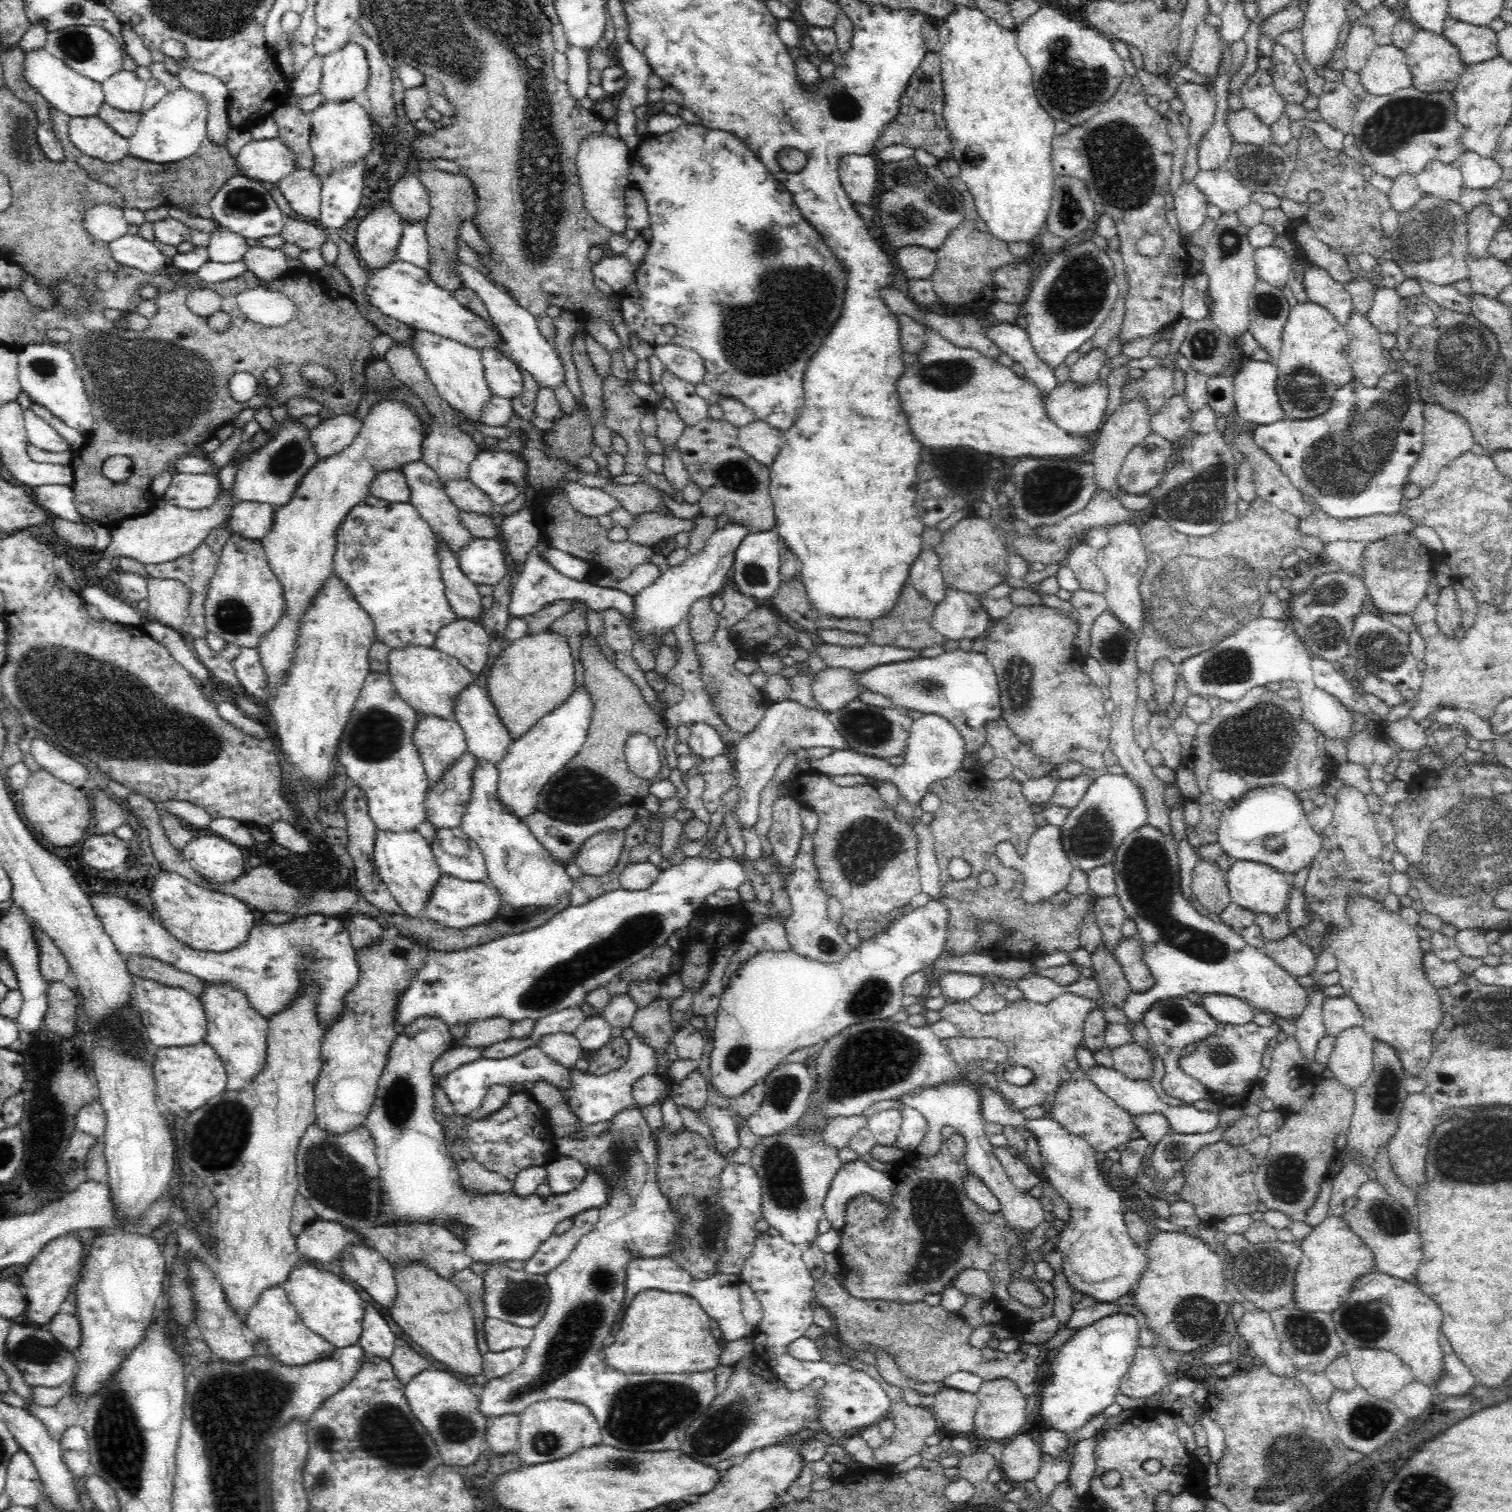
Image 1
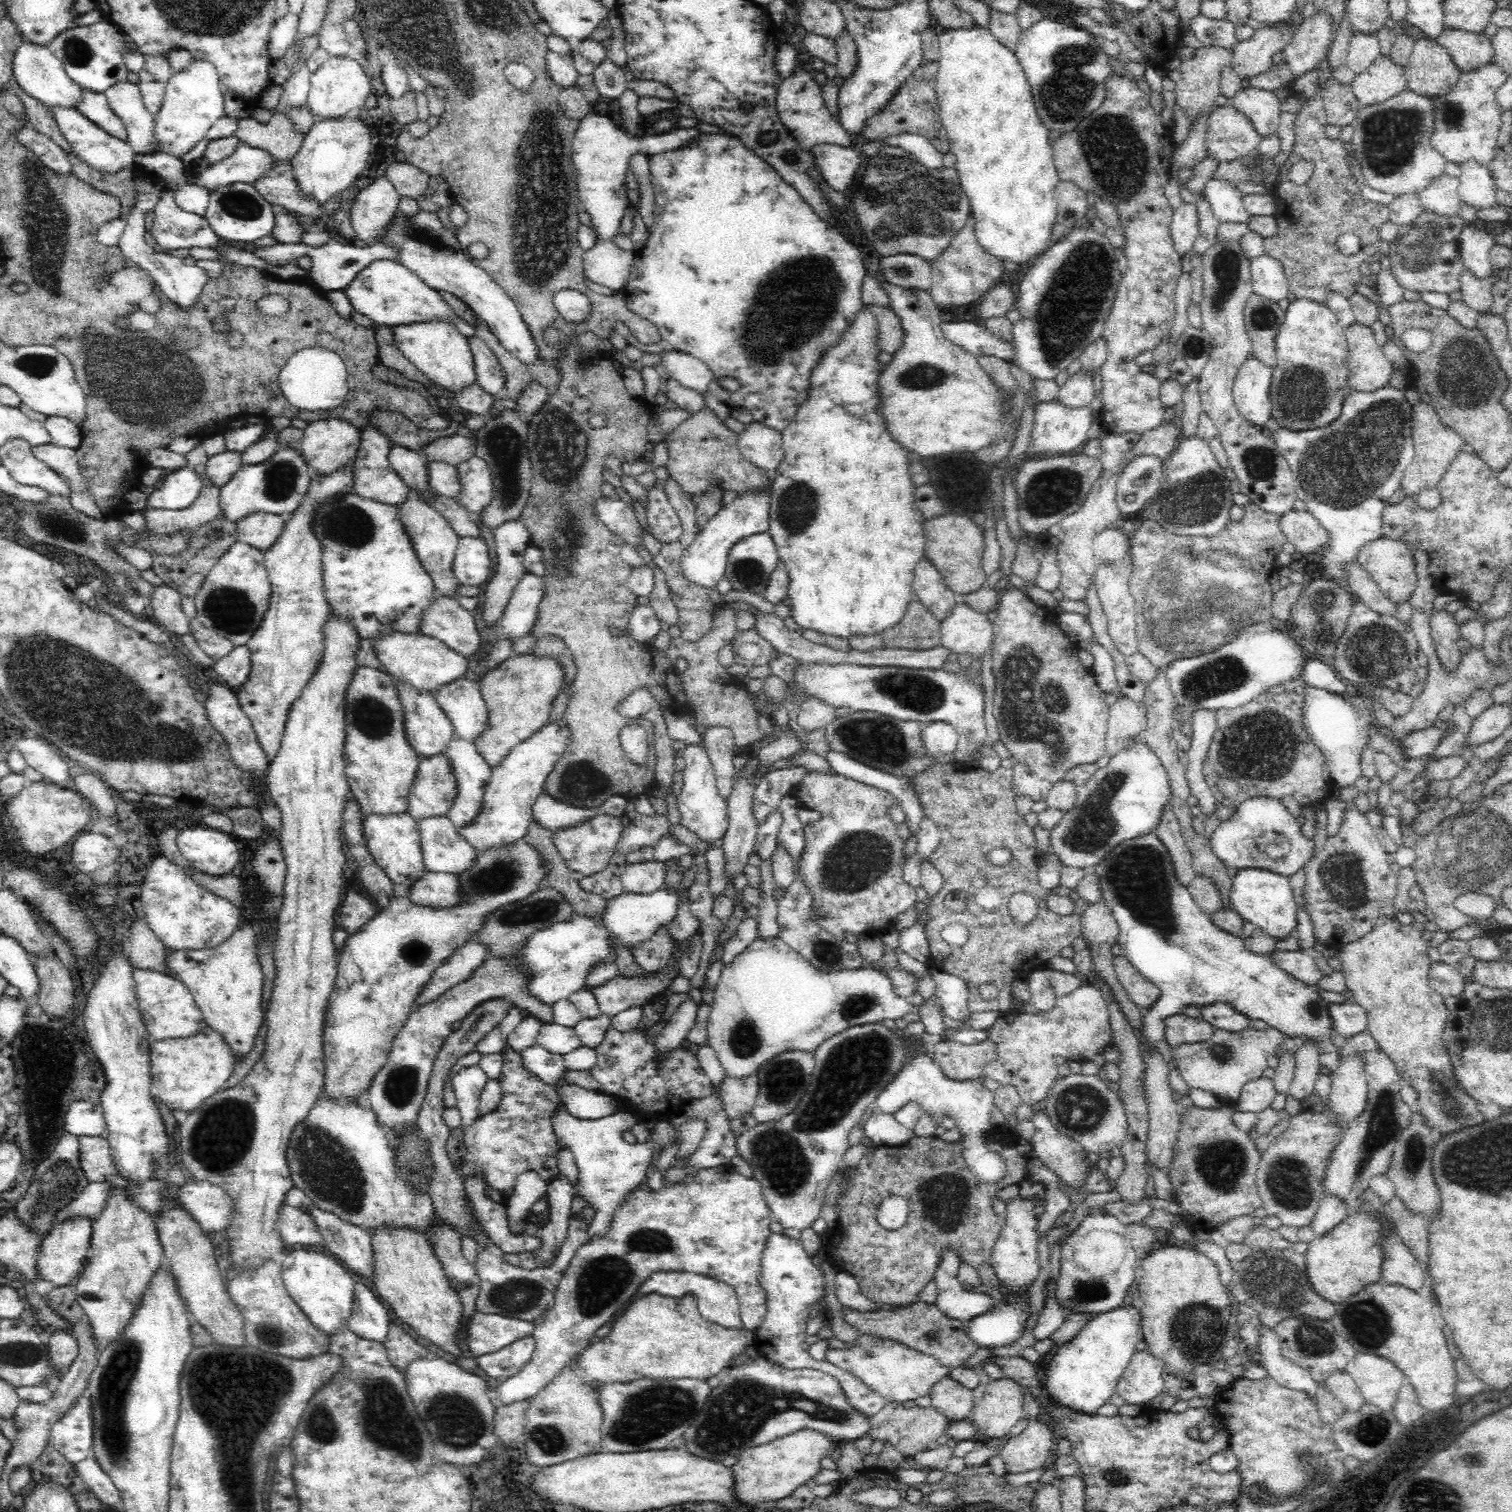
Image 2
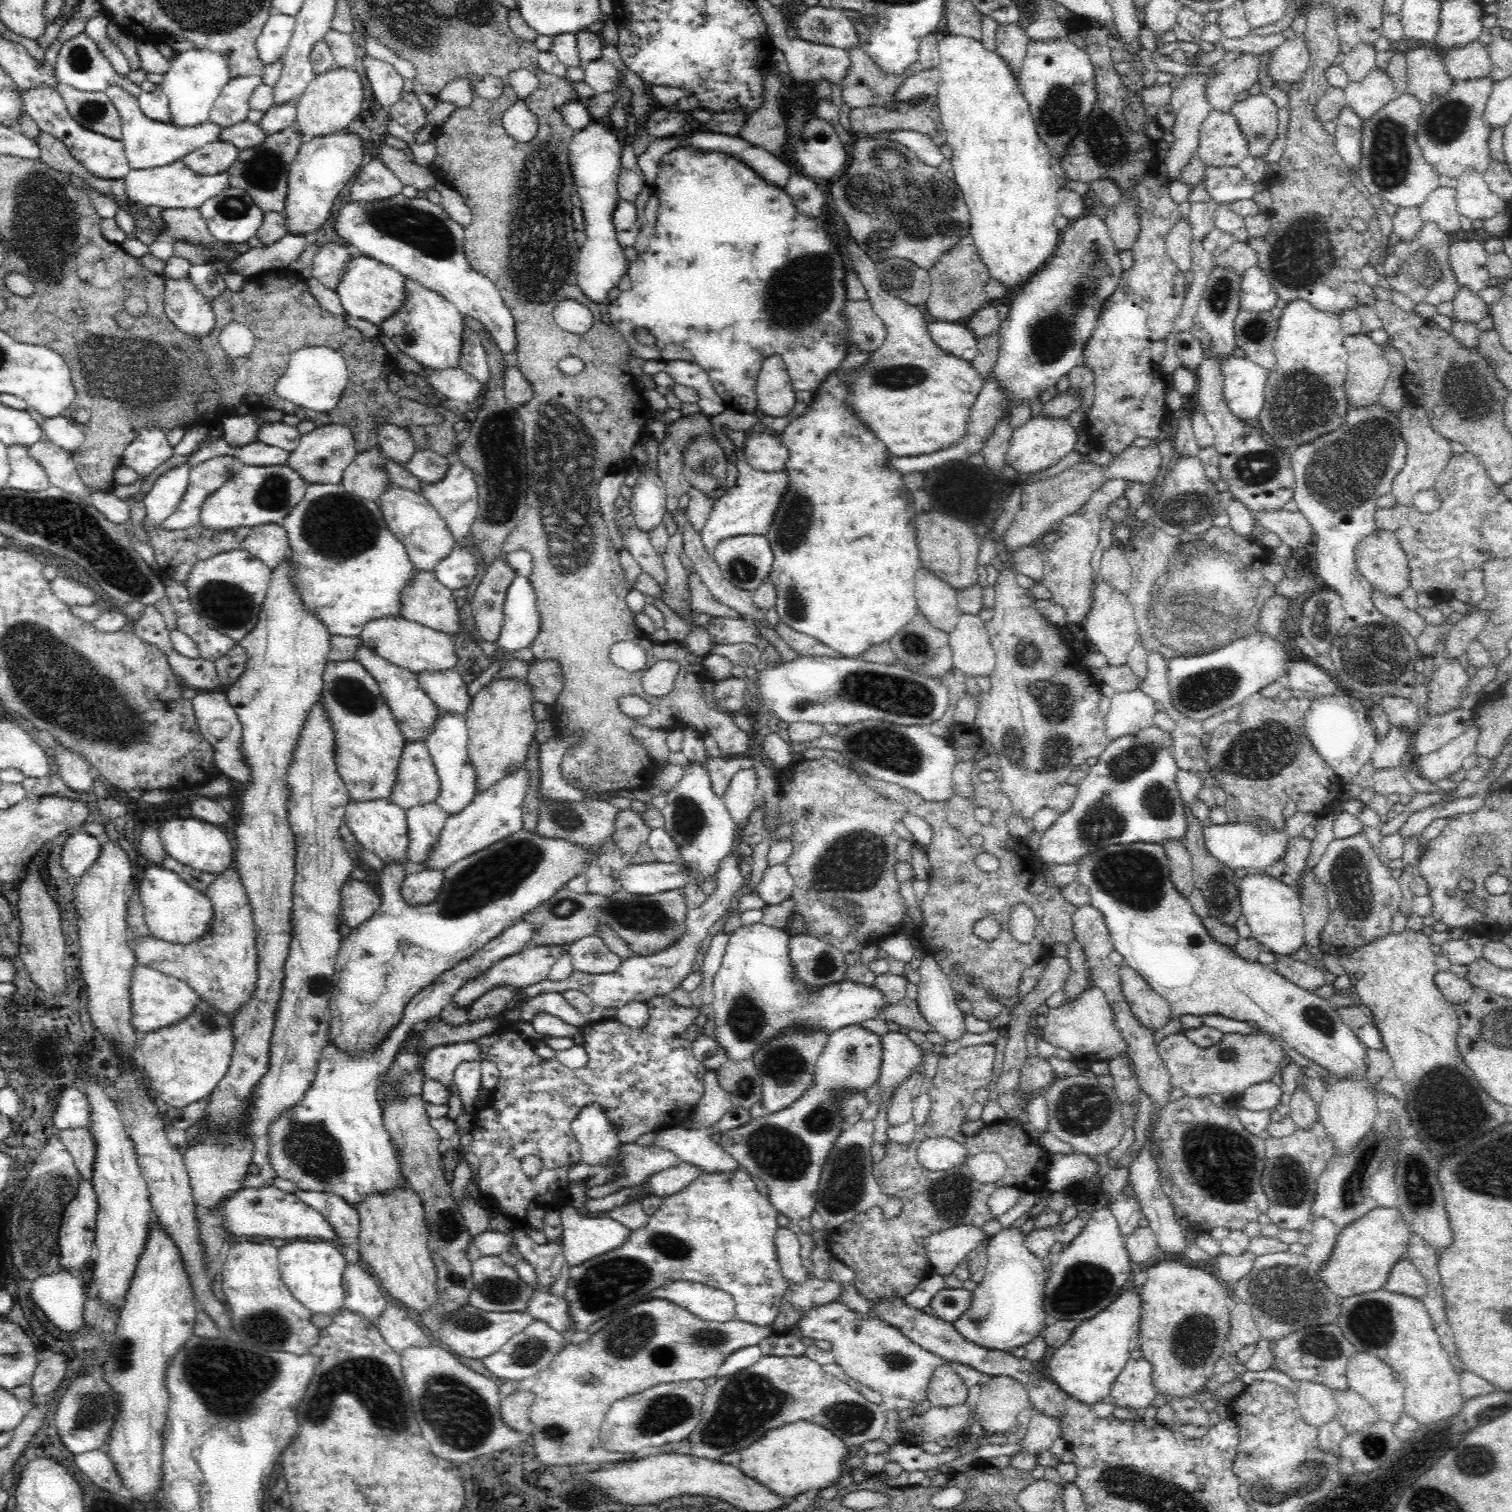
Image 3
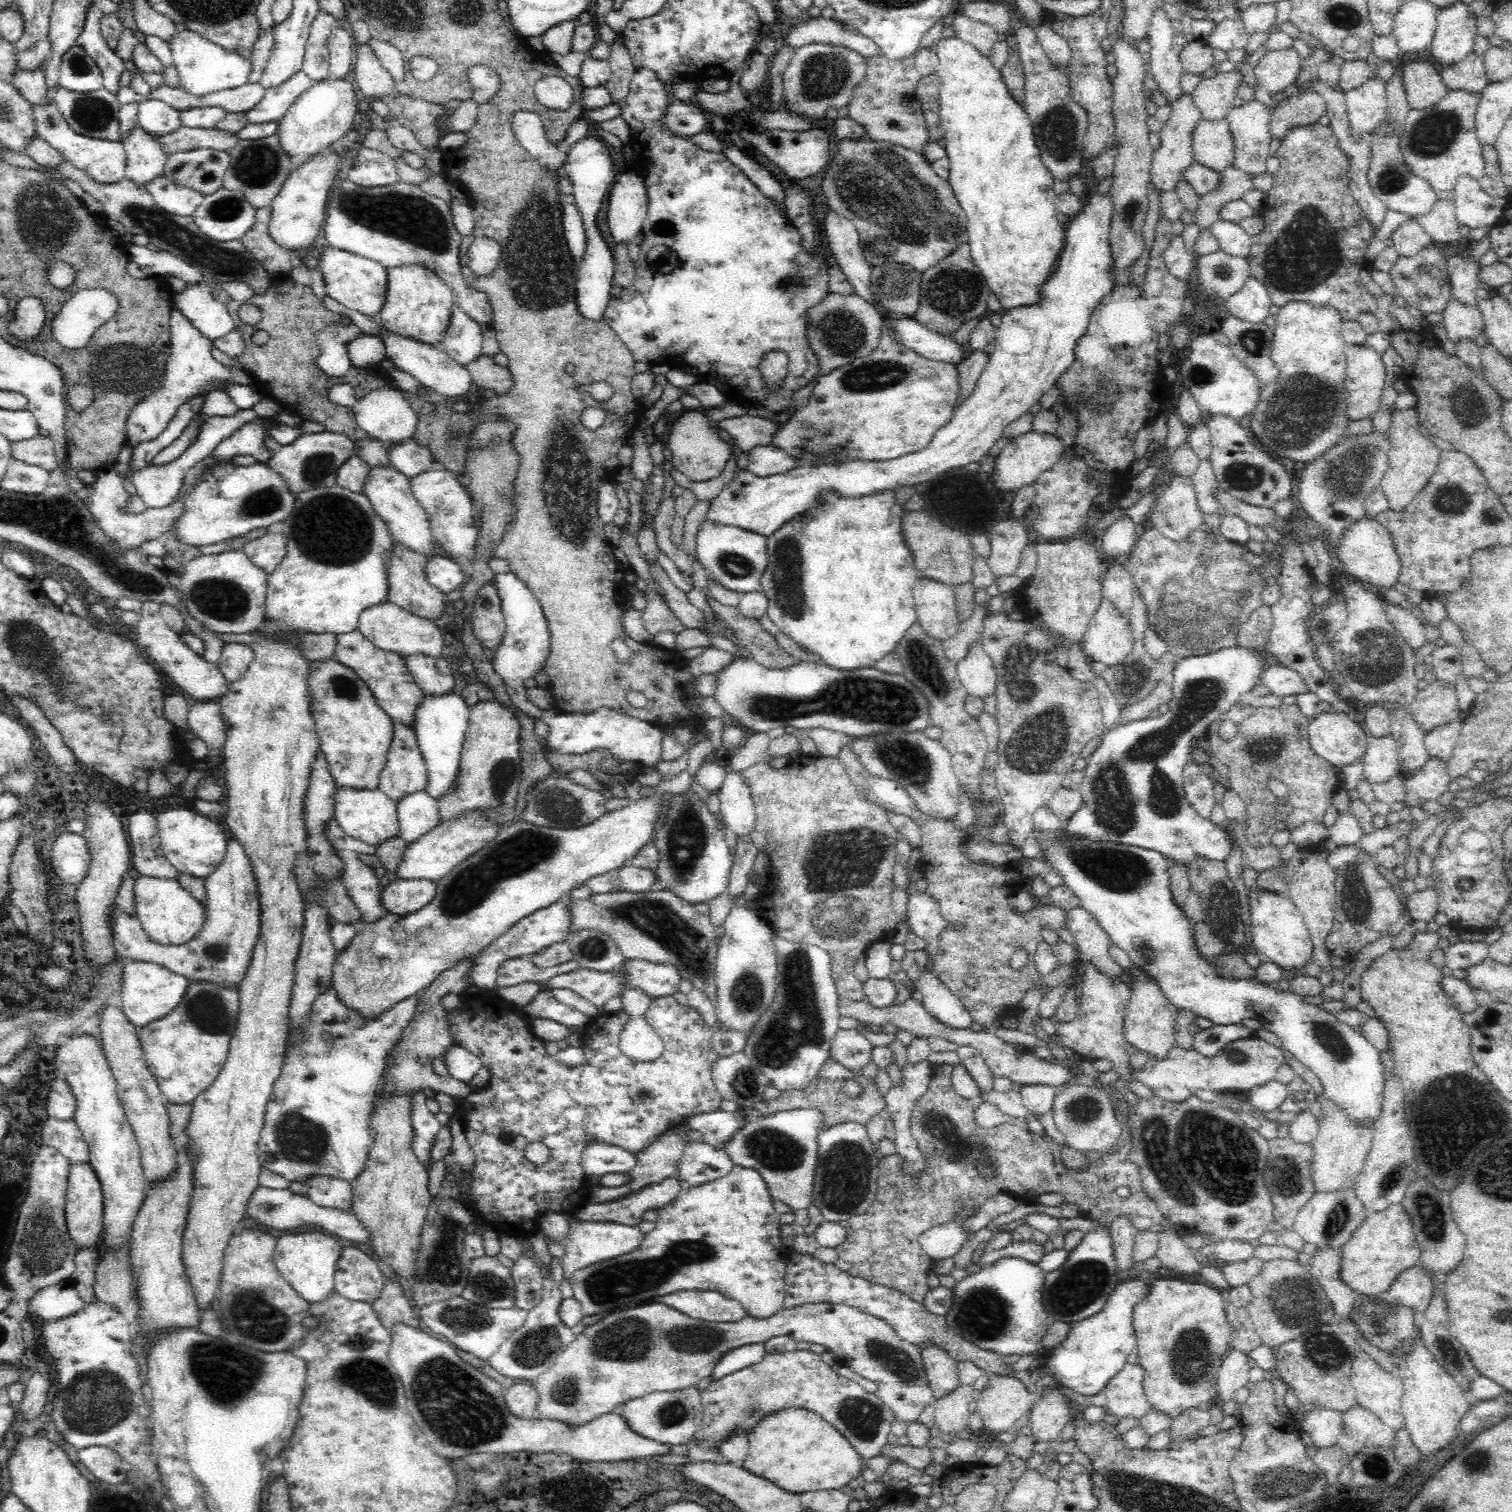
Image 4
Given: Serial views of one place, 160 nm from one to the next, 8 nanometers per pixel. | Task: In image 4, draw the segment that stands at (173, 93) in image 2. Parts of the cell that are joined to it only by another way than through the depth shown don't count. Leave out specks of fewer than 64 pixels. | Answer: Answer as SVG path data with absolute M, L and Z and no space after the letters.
M177 26L176 32L167 41L172 50L173 65L182 79L182 86L180 86L182 90L202 96L209 92L235 89L248 83L248 78L254 68L252 65L253 52L249 56L242 56L226 50L184 26Z

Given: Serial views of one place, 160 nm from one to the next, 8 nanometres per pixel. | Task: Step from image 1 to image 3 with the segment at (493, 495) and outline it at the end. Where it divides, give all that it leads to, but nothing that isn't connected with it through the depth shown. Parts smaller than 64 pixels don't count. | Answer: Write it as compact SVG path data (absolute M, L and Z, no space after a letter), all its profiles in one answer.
M461 461L450 463L442 480L430 484L422 483L419 494L438 511L456 544L460 546L467 543L468 534L471 534L472 524L476 520L478 506L476 483L470 469L466 468Z

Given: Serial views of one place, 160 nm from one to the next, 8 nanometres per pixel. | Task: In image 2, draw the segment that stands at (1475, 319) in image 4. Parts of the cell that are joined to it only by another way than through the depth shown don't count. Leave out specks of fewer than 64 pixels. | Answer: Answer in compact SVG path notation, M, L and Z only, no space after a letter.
M1463 272L1460 277L1460 294L1461 301L1468 308L1478 312L1480 315L1486 313L1492 306L1491 286L1502 277L1502 274L1497 272L1487 279L1478 280L1469 272Z

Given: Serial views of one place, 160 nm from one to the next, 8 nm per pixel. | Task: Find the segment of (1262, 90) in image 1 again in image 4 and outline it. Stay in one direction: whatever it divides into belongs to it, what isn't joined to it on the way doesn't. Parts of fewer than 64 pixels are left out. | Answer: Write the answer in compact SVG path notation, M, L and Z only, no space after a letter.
M1252 100L1228 112L1225 119L1233 138L1232 167L1254 179L1266 172L1271 136L1269 118L1271 109Z

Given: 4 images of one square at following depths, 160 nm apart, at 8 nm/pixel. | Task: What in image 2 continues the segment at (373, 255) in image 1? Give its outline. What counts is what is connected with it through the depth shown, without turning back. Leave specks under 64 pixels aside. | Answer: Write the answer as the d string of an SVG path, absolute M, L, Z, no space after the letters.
M384 174L373 178L356 194L351 204L352 228L366 244L372 244L380 229L398 212L400 193Z

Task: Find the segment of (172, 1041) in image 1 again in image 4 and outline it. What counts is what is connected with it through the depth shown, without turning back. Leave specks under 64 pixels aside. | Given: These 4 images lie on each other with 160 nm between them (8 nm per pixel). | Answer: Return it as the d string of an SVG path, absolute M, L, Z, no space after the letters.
M125 961L122 965L120 998L128 1020L134 1026L146 1026L168 1014L184 996L187 978L156 962Z

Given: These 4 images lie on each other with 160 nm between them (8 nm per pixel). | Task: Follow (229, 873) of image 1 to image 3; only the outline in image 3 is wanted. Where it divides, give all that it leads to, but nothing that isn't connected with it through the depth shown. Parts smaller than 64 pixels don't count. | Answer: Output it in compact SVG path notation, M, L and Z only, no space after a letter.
M185 814L182 817L170 817L160 824L159 834L165 852L179 864L200 872L220 874L234 863L230 840L216 825L208 824Z

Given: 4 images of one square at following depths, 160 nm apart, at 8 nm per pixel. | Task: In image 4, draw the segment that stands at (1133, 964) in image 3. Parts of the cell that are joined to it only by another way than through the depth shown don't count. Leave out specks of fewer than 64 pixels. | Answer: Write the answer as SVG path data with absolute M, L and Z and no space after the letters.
M1058 830L1042 834L1038 838L1042 860L1056 874L1062 877L1063 886L1074 893L1080 905L1098 921L1112 943L1116 944L1130 957L1131 963L1138 969L1145 969L1148 975L1162 989L1163 995L1176 1008L1190 1010L1198 1017L1210 1020L1213 1025L1238 1024L1244 1018L1260 1021L1262 1030L1277 1035L1284 1051L1305 1064L1316 1074L1325 1099L1344 1114L1356 1128L1373 1128L1376 1120L1382 1116L1384 1108L1384 1066L1380 1060L1380 1051L1364 1038L1361 1031L1338 1020L1334 1014L1323 1010L1319 1005L1304 1002L1299 995L1283 992L1276 986L1263 986L1252 980L1232 981L1222 979L1214 965L1204 960L1193 949L1191 924L1174 901L1169 884L1169 864L1158 852L1145 850L1137 846L1128 846L1116 842L1089 840L1078 834L1068 834Z

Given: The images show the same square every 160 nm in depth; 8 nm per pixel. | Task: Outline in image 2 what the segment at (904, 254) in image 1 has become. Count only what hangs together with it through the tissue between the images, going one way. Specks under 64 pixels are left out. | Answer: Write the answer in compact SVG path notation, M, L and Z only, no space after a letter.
M896 255L880 259L882 278L894 287L925 290L931 288L931 265L916 255Z

